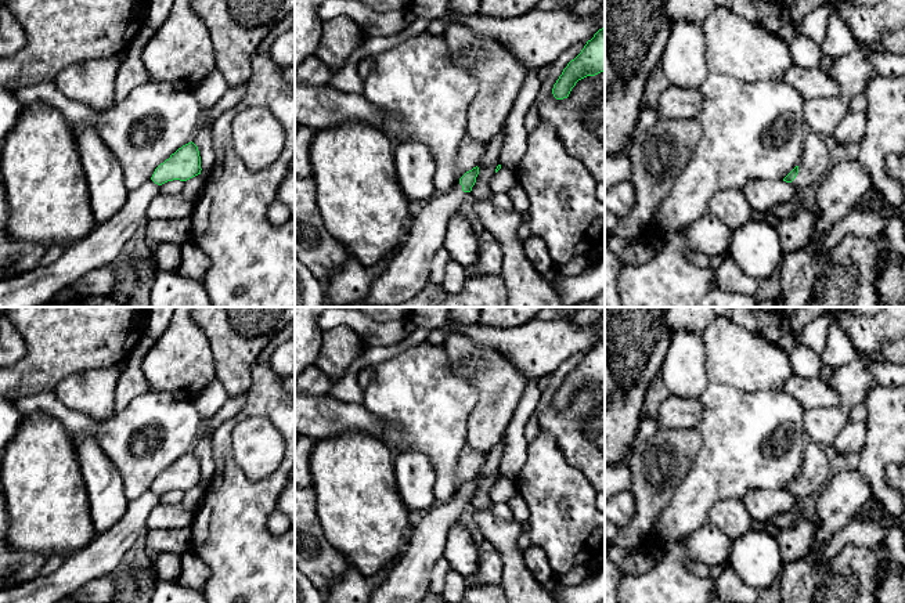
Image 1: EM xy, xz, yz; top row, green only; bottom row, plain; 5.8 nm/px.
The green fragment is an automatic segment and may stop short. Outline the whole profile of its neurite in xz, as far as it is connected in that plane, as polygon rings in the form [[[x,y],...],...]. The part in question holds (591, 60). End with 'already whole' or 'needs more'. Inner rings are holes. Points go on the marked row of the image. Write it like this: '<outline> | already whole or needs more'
[[[605,26],[587,41],[581,53],[563,69],[552,89],[556,100],[567,98],[576,83],[605,71]]] | already whole

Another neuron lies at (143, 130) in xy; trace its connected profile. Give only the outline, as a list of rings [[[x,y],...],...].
[[[149,80],[134,89],[125,100],[115,101],[105,109],[93,109],[65,97],[53,82],[14,90],[24,105],[44,102],[60,111],[71,126],[90,122],[104,145],[120,163],[125,185],[133,191],[149,181],[155,169],[170,158],[179,148],[192,141],[202,122],[201,108],[192,91],[180,91],[165,82]]]

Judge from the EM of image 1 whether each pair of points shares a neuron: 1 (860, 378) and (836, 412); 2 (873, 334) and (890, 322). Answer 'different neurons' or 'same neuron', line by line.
1: same neuron
2: same neuron

